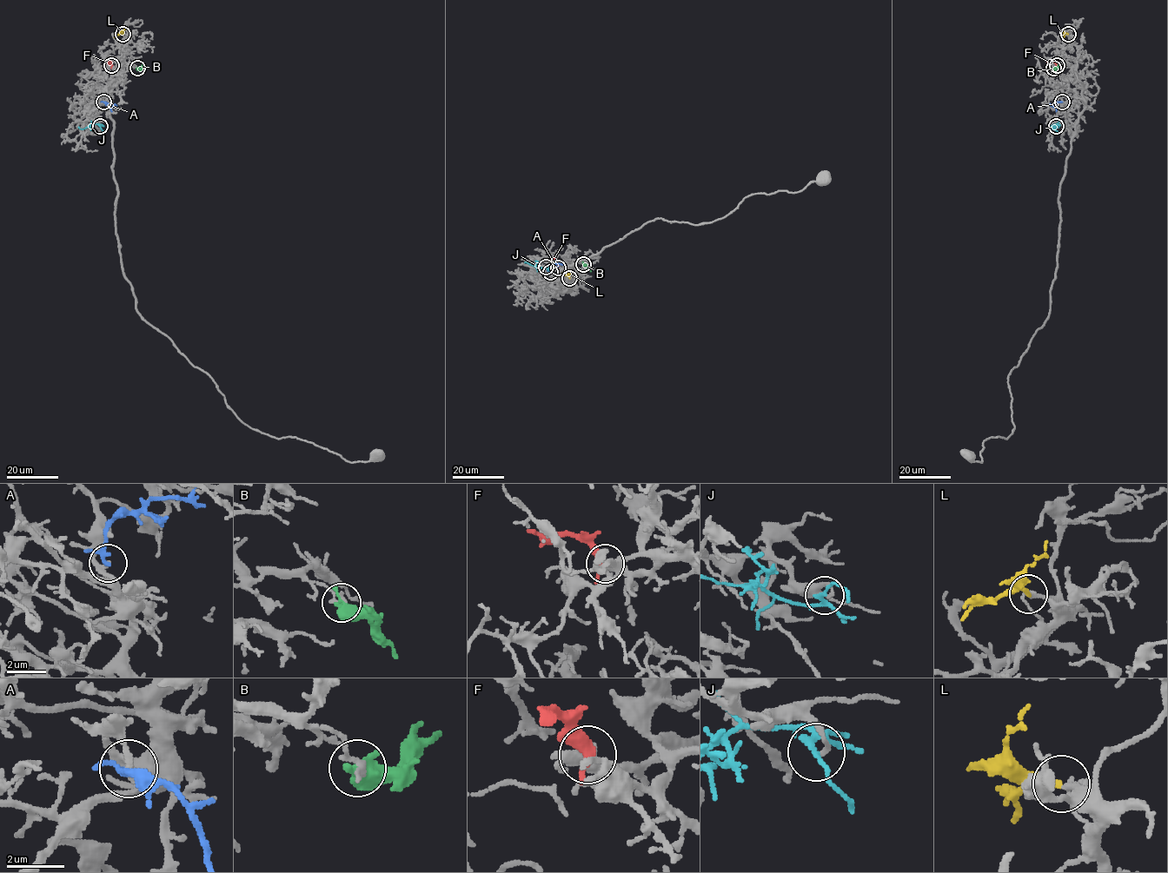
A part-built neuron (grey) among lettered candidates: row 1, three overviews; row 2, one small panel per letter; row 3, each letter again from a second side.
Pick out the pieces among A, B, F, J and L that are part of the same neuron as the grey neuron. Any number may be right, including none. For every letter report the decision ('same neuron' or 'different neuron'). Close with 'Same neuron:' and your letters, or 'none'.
A: different neuron
B: different neuron
F: same neuron
J: different neuron
L: same neuron
Same neuron: F, L

